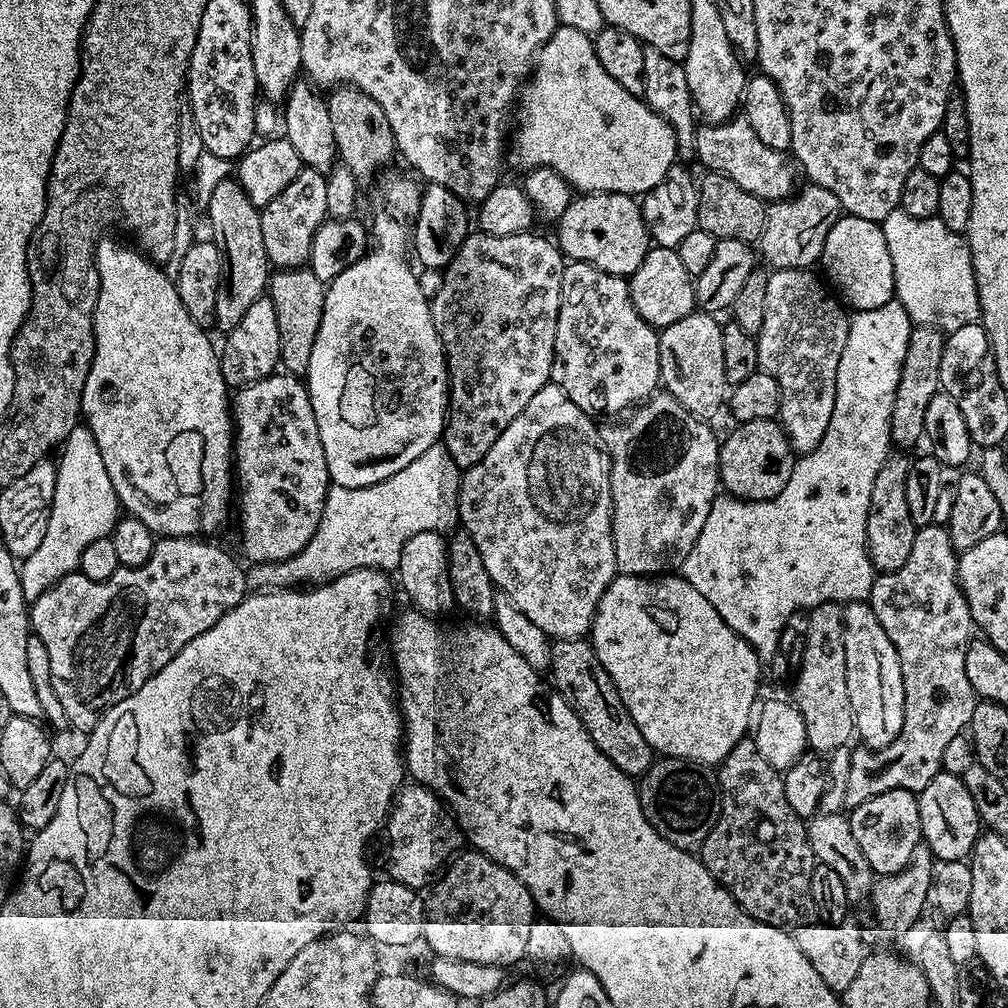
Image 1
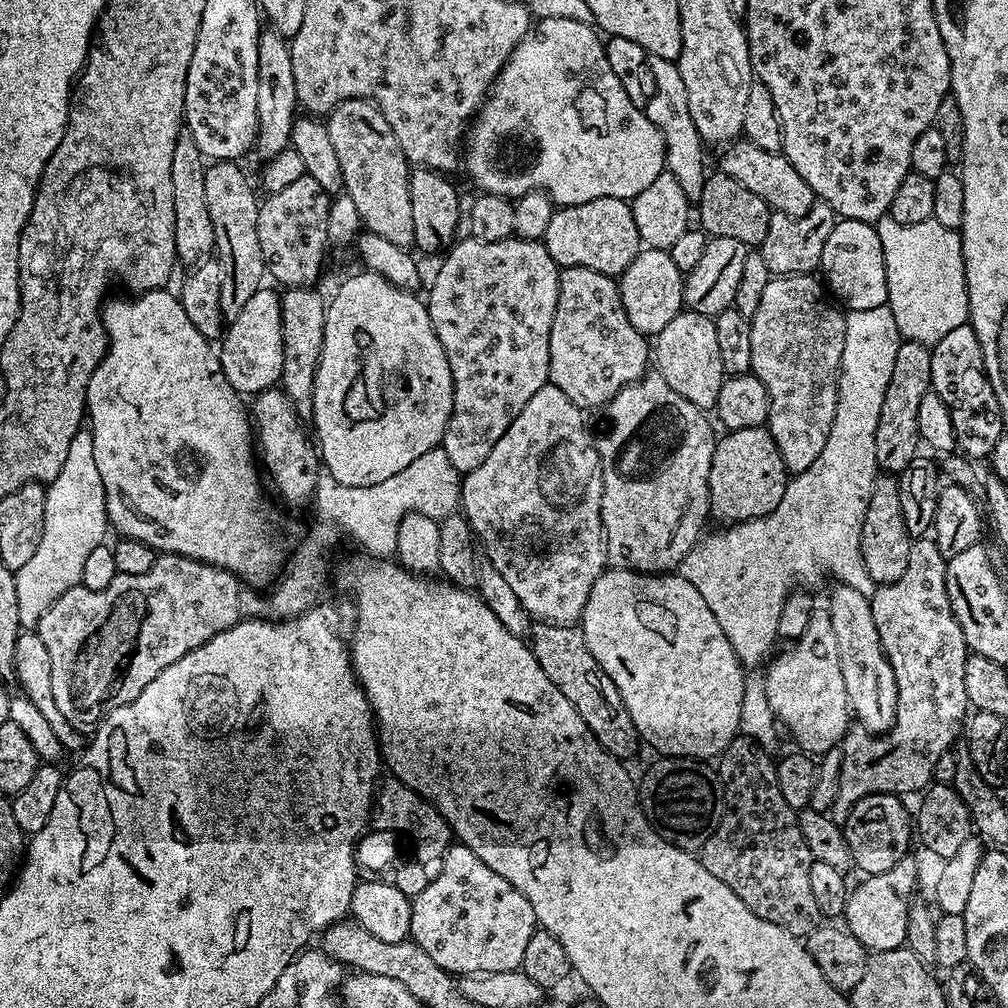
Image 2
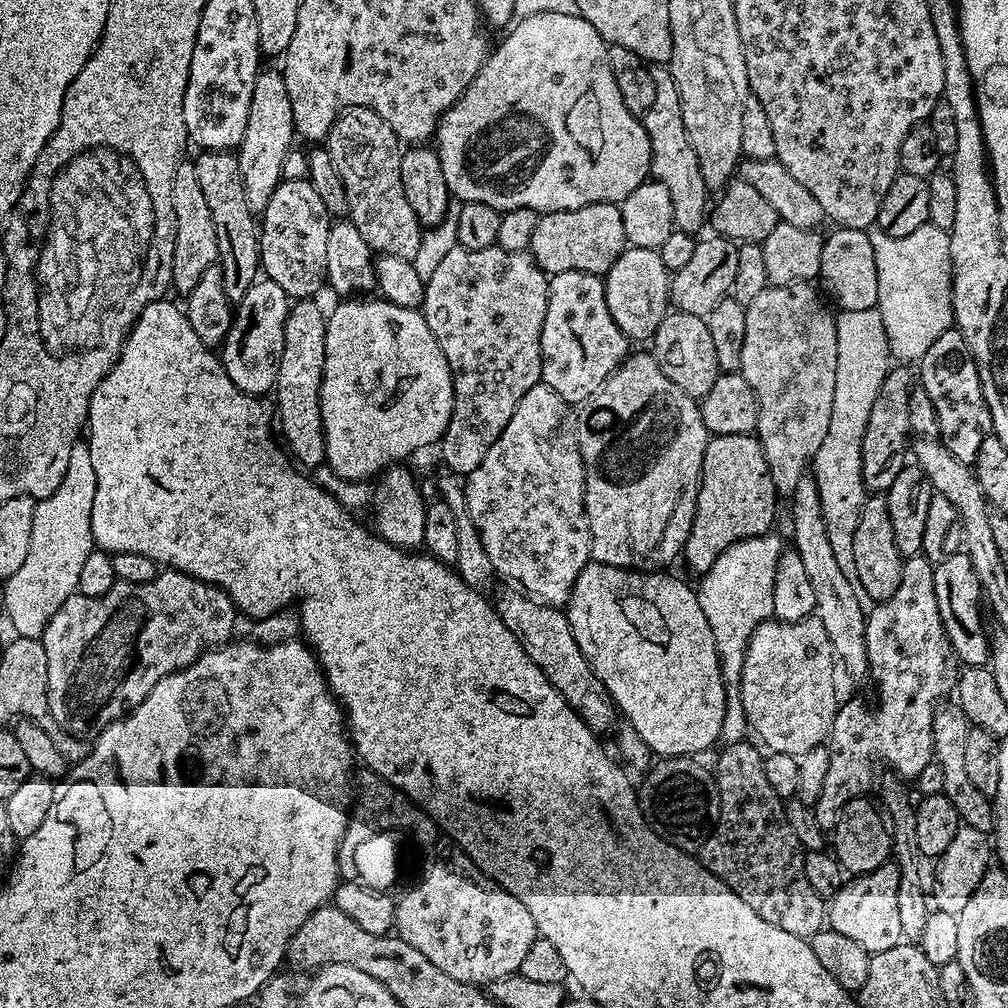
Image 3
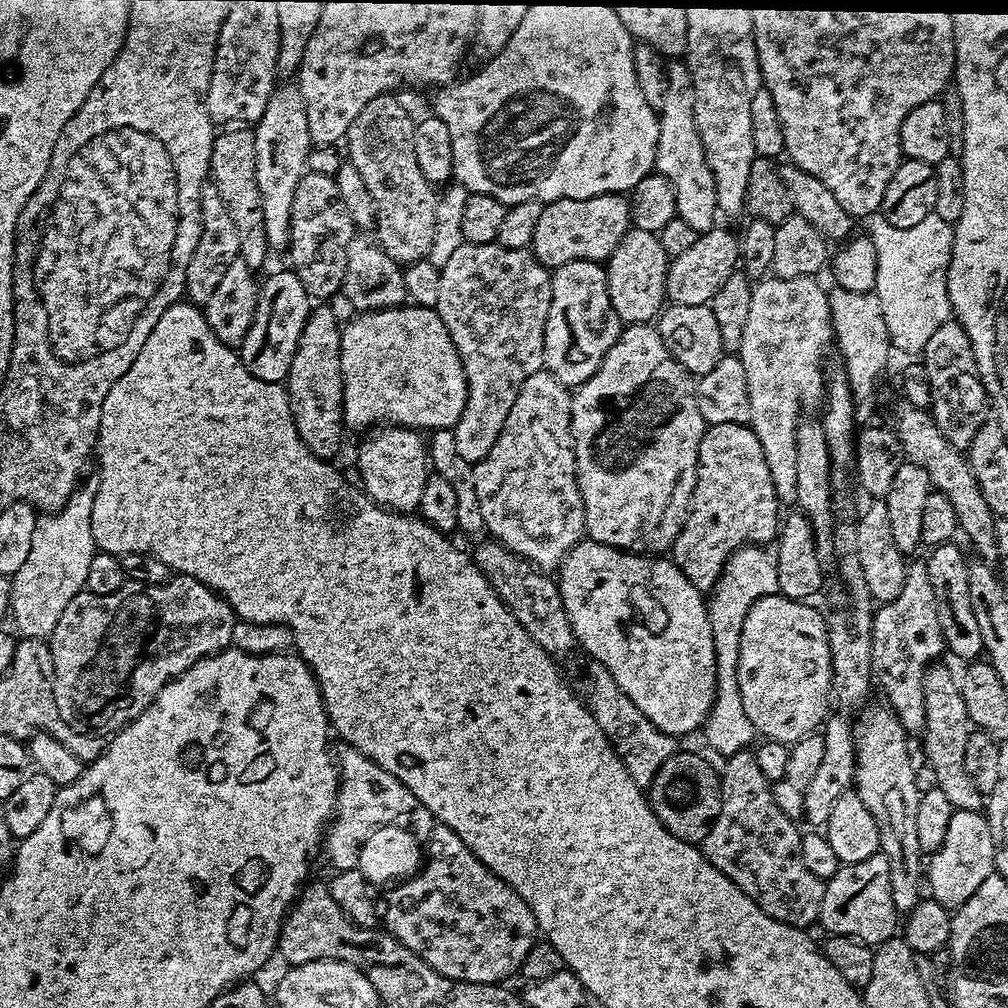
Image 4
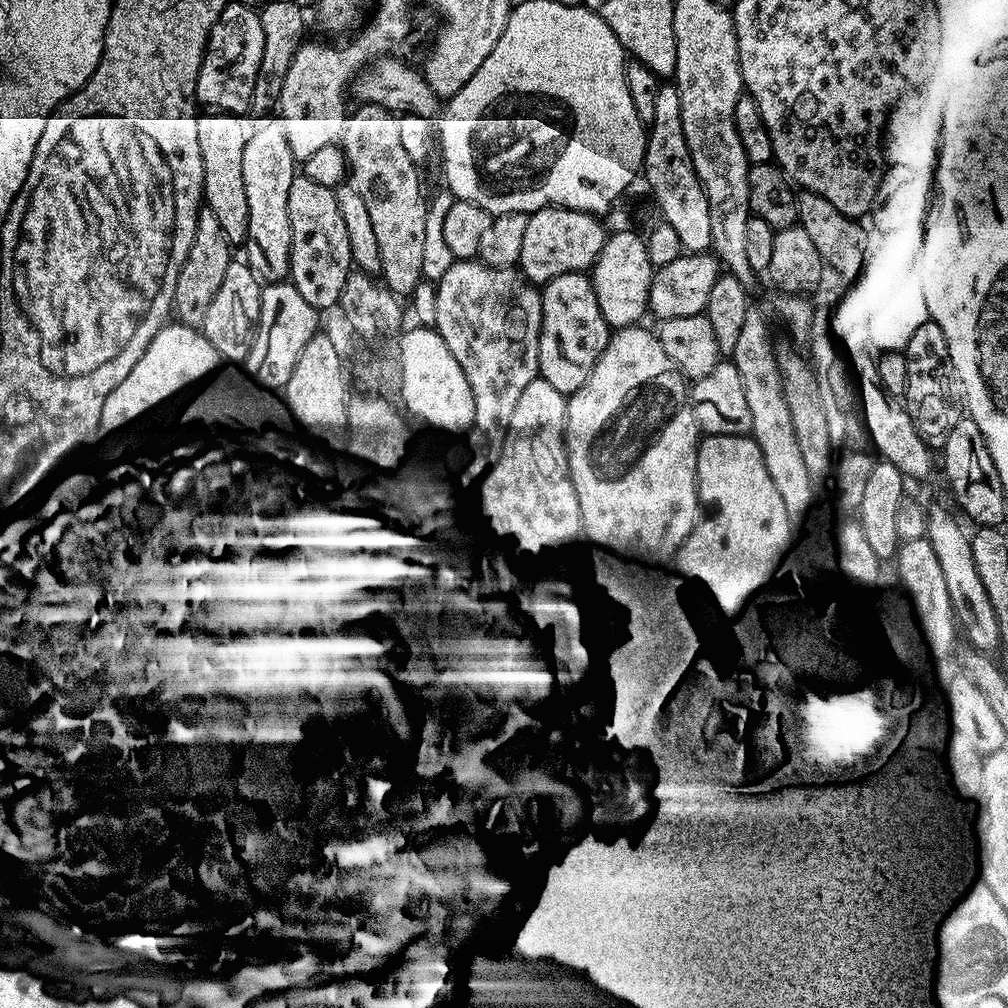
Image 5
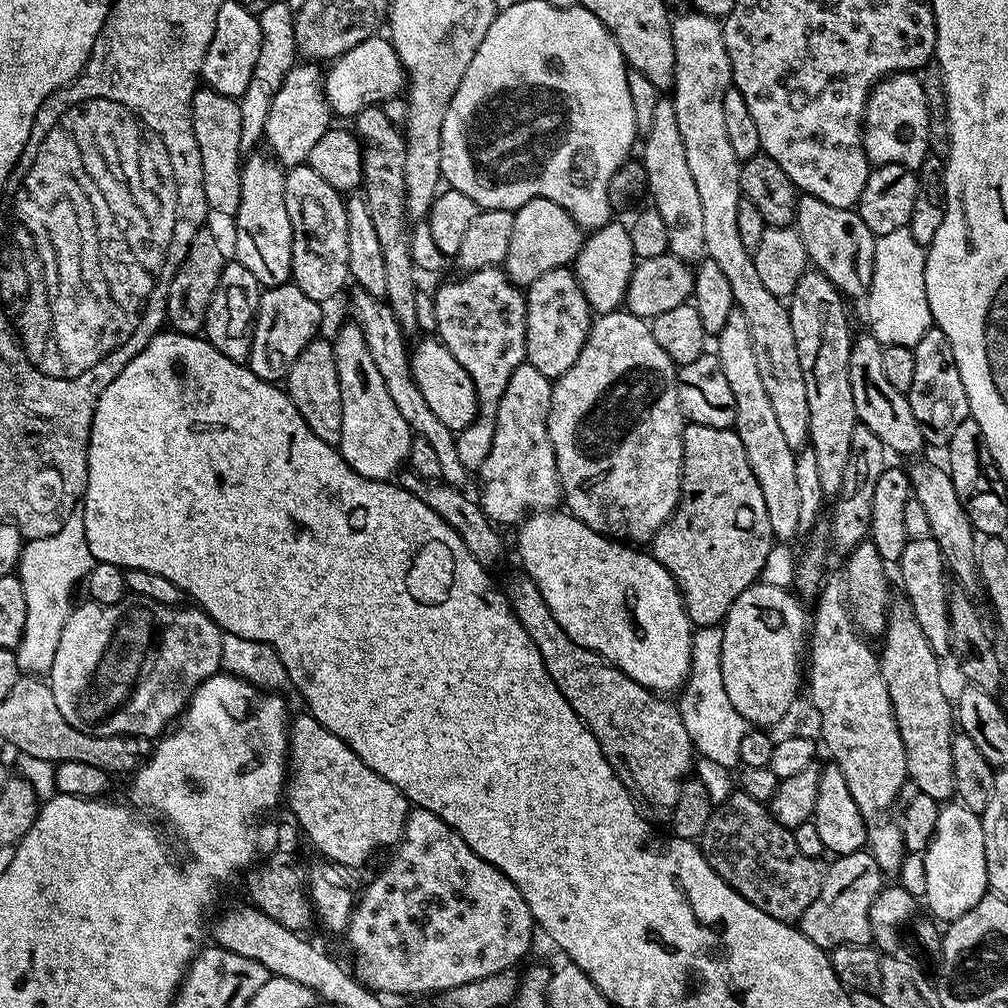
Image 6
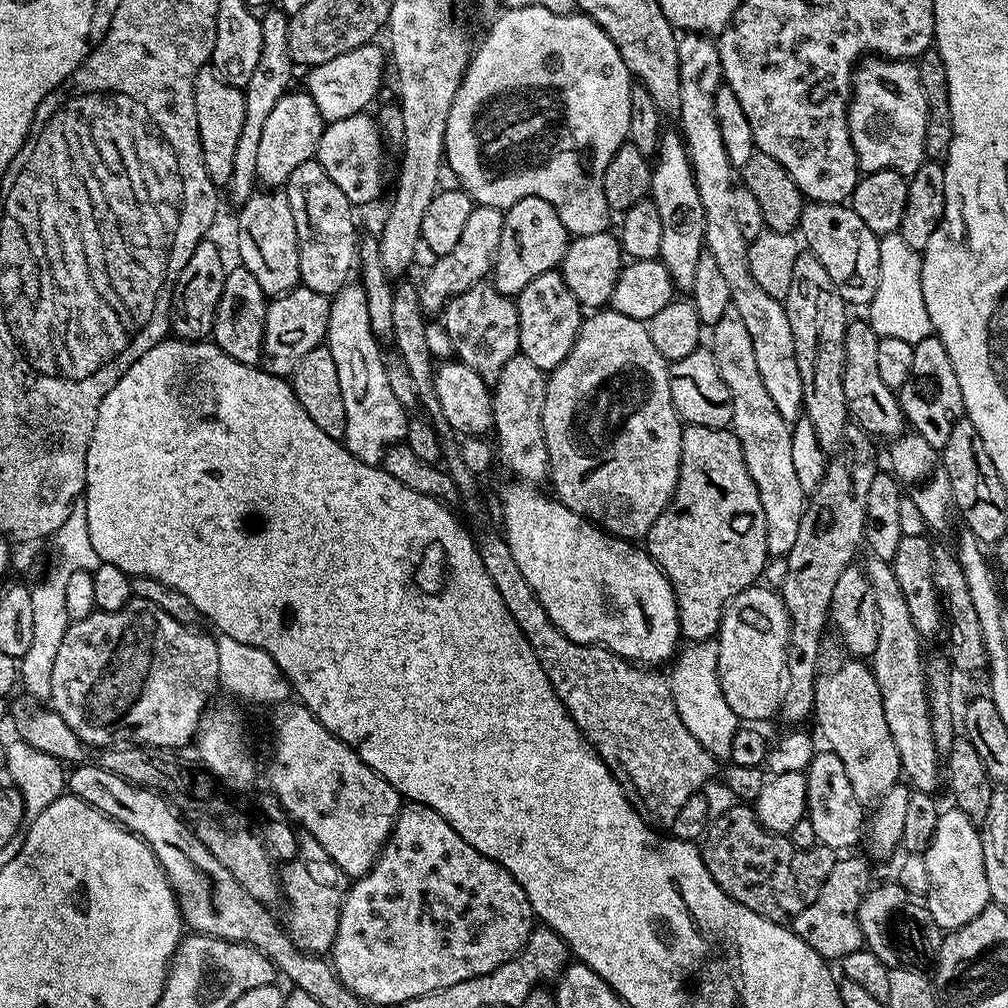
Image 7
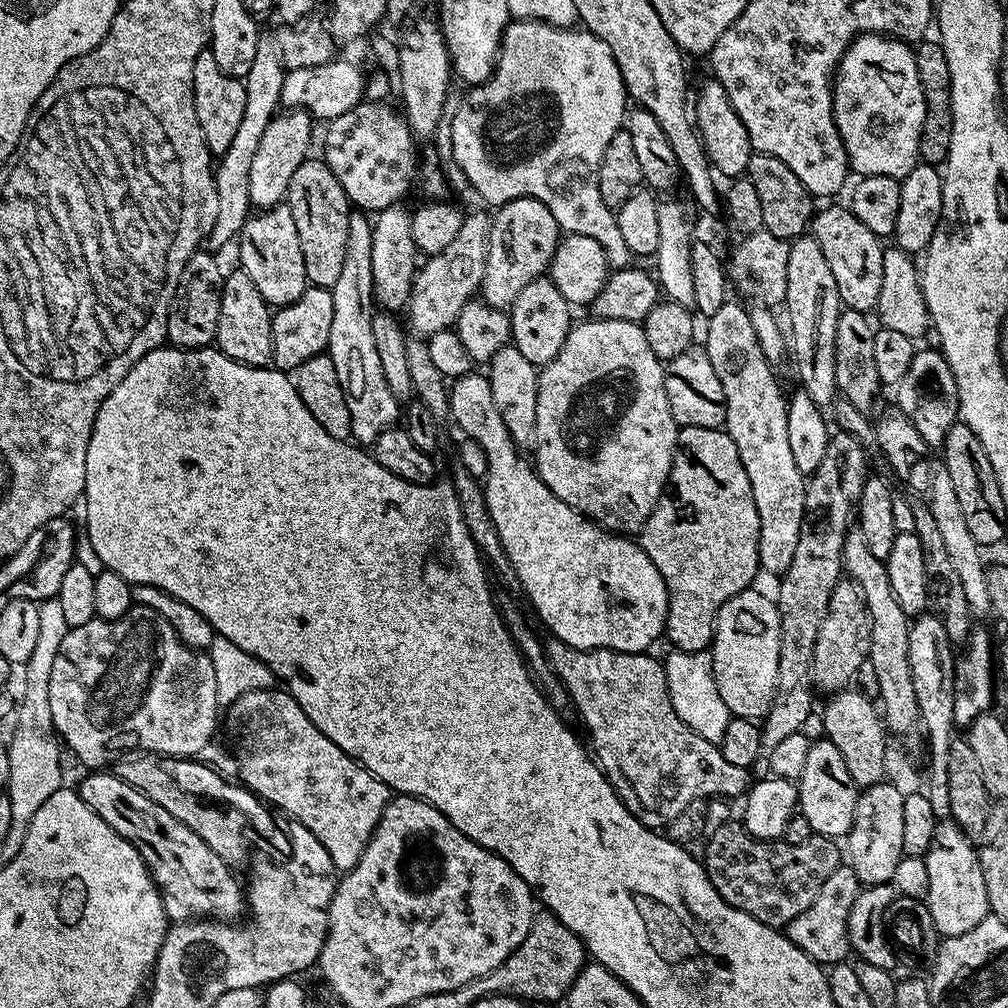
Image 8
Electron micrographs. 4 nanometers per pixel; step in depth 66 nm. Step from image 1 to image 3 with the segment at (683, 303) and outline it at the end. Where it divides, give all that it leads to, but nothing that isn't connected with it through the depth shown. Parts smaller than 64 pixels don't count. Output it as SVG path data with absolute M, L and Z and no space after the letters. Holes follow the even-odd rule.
M625 247L603 281L610 314L624 335L633 341L655 337L658 326L670 311L670 270L662 262L659 251Z

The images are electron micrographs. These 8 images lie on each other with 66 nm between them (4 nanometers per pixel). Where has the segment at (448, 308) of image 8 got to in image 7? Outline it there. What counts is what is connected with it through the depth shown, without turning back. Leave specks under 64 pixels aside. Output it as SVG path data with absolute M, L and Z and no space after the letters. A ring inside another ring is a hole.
M476 204L473 207L470 219L466 221L462 234L458 237L458 246L450 250L450 254L438 256L432 268L423 273L424 284L419 285L420 309L425 314L443 313L444 305L449 299L462 294L472 285L481 283L491 273L496 247L502 238L502 222L504 212L494 206Z

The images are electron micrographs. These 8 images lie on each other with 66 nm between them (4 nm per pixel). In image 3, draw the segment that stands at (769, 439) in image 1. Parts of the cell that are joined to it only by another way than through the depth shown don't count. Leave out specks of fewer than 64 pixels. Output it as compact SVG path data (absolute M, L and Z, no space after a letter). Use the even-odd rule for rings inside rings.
M747 431L721 432L713 435L702 449L702 459L698 465L698 481L700 489L696 492L696 509L692 512L692 525L688 528L688 536L683 537L685 560L696 574L708 572L710 566L727 548L744 540L747 536L762 536L769 531L772 519L776 516L776 500L778 493L775 488L774 469L768 465L768 459L759 439Z

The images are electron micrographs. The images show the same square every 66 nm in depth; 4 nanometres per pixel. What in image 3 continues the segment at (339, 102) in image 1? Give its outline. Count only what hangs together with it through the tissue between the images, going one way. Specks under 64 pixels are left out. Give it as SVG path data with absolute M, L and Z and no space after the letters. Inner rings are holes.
M347 108L326 137L328 153L346 186L351 222L373 253L413 261L424 232L402 184L402 141L375 108Z

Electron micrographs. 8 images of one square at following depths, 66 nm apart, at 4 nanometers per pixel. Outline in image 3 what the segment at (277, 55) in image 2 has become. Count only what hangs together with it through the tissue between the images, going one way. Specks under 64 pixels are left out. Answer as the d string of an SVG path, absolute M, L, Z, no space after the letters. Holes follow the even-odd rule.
M265 67L256 75L254 98L250 102L248 129L238 149L246 198L253 213L263 213L274 190L284 179L284 163L289 152L293 151L292 140L294 141L295 131L290 94L286 88L284 73L279 67Z

